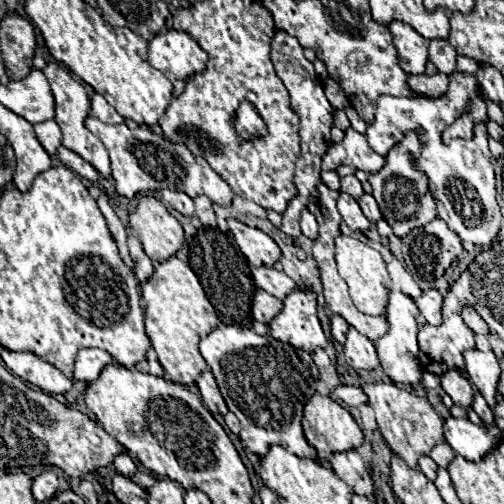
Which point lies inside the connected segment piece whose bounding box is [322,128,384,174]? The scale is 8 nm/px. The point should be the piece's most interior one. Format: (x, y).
(354, 150)

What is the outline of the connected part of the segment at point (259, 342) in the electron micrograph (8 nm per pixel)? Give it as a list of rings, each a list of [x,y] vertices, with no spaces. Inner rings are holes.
[[[238,324],[212,330],[200,340],[200,352],[210,366],[228,408],[238,416],[244,428],[240,432],[240,442],[246,452],[266,456],[270,446],[278,444],[300,458],[320,460],[302,430],[302,410],[316,392],[314,382],[318,380],[318,368],[308,352],[296,350],[290,344],[286,346],[270,336],[258,336],[254,330]]]

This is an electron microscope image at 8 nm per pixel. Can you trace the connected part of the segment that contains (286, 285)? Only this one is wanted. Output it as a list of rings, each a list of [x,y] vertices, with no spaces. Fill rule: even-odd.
[[[266,266],[254,268],[252,278],[258,288],[270,292],[272,296],[276,296],[280,300],[284,300],[290,292],[294,292],[298,288],[298,284],[292,278],[288,278],[284,272],[278,272],[278,270],[266,268]]]

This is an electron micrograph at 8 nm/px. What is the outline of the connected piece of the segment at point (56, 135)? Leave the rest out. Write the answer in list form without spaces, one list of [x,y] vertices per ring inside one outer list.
[[[54,120],[40,122],[40,124],[34,126],[34,130],[36,130],[36,136],[38,136],[42,146],[60,146],[62,132],[60,132],[60,128],[58,128],[58,124]]]

